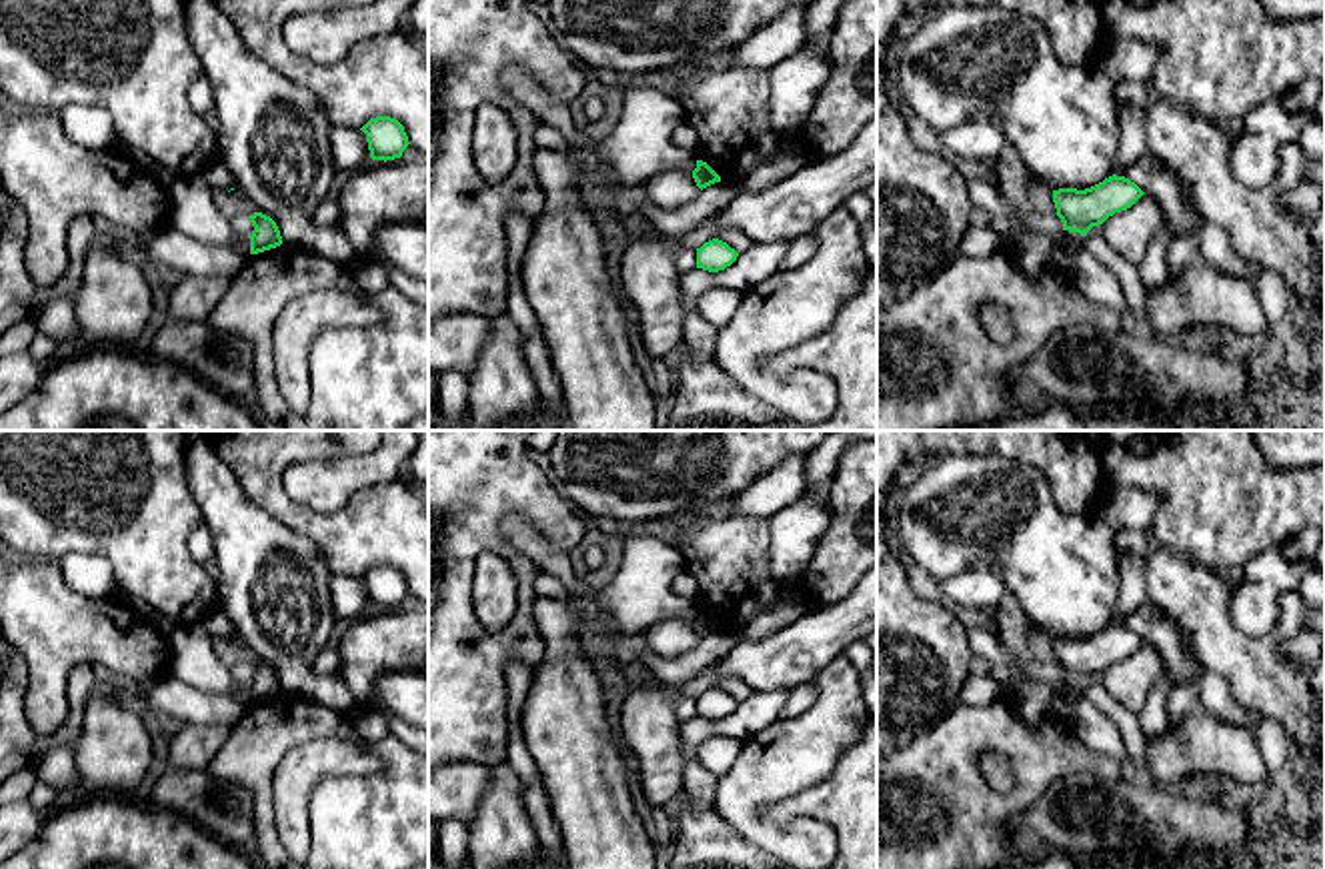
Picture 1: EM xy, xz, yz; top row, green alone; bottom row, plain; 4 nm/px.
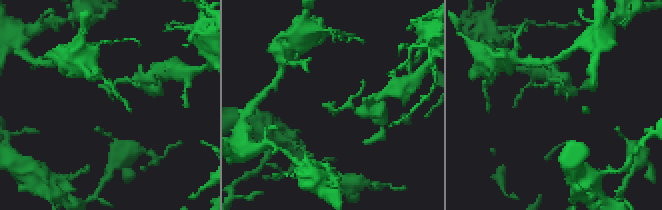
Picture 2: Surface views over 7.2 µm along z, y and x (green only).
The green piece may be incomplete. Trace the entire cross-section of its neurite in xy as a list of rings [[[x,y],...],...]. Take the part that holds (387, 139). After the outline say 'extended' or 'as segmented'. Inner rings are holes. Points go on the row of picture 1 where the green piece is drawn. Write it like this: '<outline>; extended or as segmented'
[[[390,116],[370,118],[360,130],[366,134],[372,160],[400,158],[410,144],[404,126]]]; as segmented

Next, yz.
[[[1113,174],[1085,190],[1053,190],[1053,202],[1063,230],[1085,236],[1115,212],[1131,208],[1143,194],[1145,192],[1129,178]]]; as segmented

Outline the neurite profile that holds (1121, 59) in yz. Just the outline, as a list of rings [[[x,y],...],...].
[[[1115,38],[1107,40],[1097,66],[1115,82],[1137,82],[1145,84],[1151,80],[1151,72],[1159,58],[1159,50],[1155,44],[1131,40],[1131,38]]]

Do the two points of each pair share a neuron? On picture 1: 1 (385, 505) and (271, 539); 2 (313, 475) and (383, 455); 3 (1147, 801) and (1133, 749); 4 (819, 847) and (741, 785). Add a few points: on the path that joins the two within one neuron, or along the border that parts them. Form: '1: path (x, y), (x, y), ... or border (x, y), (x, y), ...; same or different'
1: border (255, 503), (295, 531), (305, 533), (327, 563); different
2: path (331, 473), (343, 467), (365, 465); same
3: border (1141, 777), (1157, 785); different
4: path (795, 843), (773, 839), (743, 809); same

